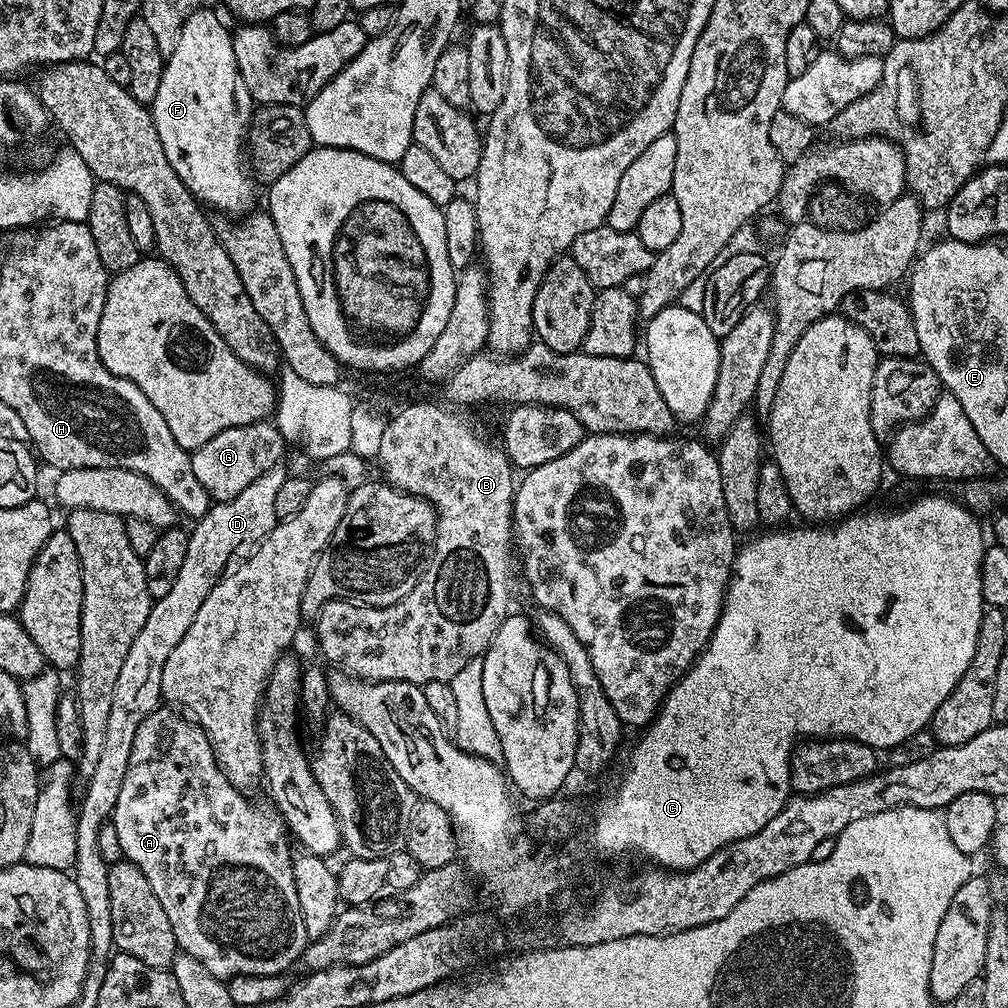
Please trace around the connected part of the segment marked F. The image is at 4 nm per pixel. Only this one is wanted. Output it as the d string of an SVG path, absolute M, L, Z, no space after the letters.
M200 8L185 18L178 42L165 59L162 83L158 85L158 95L150 105L150 111L158 138L162 138L162 150L166 150L166 158L174 174L182 178L201 205L229 212L232 215L229 217L240 218L257 207L258 184L249 165L248 168L244 165L246 137L252 123L254 101L246 82L242 82L242 74L234 58L232 32L214 13L212 8Z

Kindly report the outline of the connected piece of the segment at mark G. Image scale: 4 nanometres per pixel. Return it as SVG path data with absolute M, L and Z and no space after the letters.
M261 422L234 426L230 430L222 430L222 434L214 434L210 442L191 453L194 478L202 482L206 494L213 501L238 498L250 482L262 478L270 469L277 467L284 456L286 441L276 428L275 423Z

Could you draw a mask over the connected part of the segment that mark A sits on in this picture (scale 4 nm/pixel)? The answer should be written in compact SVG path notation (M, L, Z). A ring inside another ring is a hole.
M161 706L145 718L142 726L138 726L138 734L134 734L134 747L130 750L126 778L122 778L122 791L118 793L118 802L110 817L110 823L117 828L118 841L121 842L124 859L138 866L142 874L146 874L146 882L150 882L150 887L154 890L154 895L158 897L158 902L162 902L162 910L166 910L166 918L170 918L170 926L174 926L174 938L179 951L193 956L198 962L202 962L210 973L221 978L276 976L279 972L286 971L295 960L297 963L310 943L306 934L306 922L302 922L294 859L292 860L292 852L288 849L290 832L285 825L284 817L276 811L275 807L263 808L260 804L248 804L244 795L241 789L235 788L230 783L220 765L216 763L216 755L212 753L212 744L199 724L171 707Z

